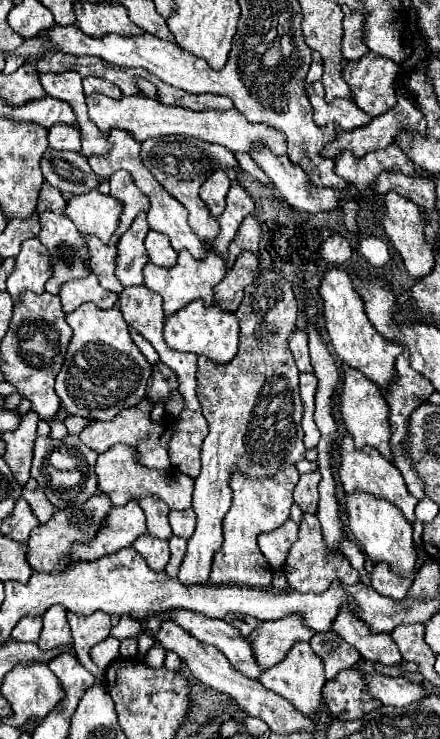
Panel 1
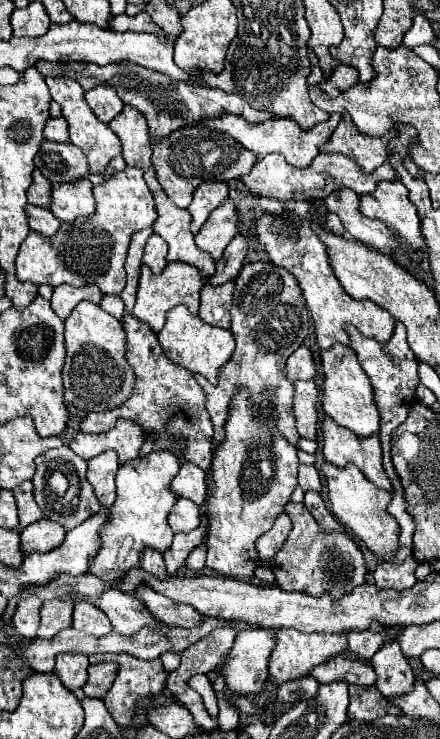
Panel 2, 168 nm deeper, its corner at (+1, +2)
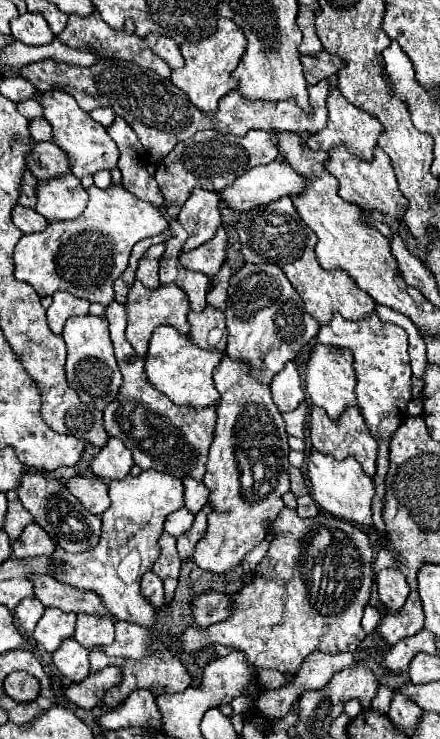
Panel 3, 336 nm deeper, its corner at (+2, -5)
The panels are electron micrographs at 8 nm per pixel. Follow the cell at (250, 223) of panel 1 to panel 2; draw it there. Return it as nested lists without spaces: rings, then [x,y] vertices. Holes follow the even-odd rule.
[[[236,235],[230,241],[230,245],[226,247],[222,259],[216,261],[216,273],[208,279],[208,283],[212,287],[216,287],[216,285],[222,285],[222,283],[228,283],[228,281],[236,279],[236,275],[240,273],[240,267],[244,263],[246,253],[248,253],[246,239],[242,235]]]

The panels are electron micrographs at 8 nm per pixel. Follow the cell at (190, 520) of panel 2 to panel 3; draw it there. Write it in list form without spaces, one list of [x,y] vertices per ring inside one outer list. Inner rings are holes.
[[[183,506],[183,508],[179,508],[167,516],[165,532],[177,538],[177,536],[185,534],[191,528],[191,524],[193,524],[193,514]]]

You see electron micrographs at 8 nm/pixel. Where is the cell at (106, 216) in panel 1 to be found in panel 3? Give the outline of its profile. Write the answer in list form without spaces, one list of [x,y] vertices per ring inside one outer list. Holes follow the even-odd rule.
[[[73,174],[61,176],[59,180],[49,180],[47,184],[39,184],[37,198],[39,200],[35,210],[49,222],[75,220],[89,204],[87,190]]]

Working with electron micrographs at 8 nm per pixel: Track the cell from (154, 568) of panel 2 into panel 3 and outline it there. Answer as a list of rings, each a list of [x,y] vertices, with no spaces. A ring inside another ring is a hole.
[[[147,570],[141,576],[141,590],[143,590],[143,596],[151,598],[155,608],[159,608],[165,602],[165,598],[163,598],[163,580],[153,570]]]

